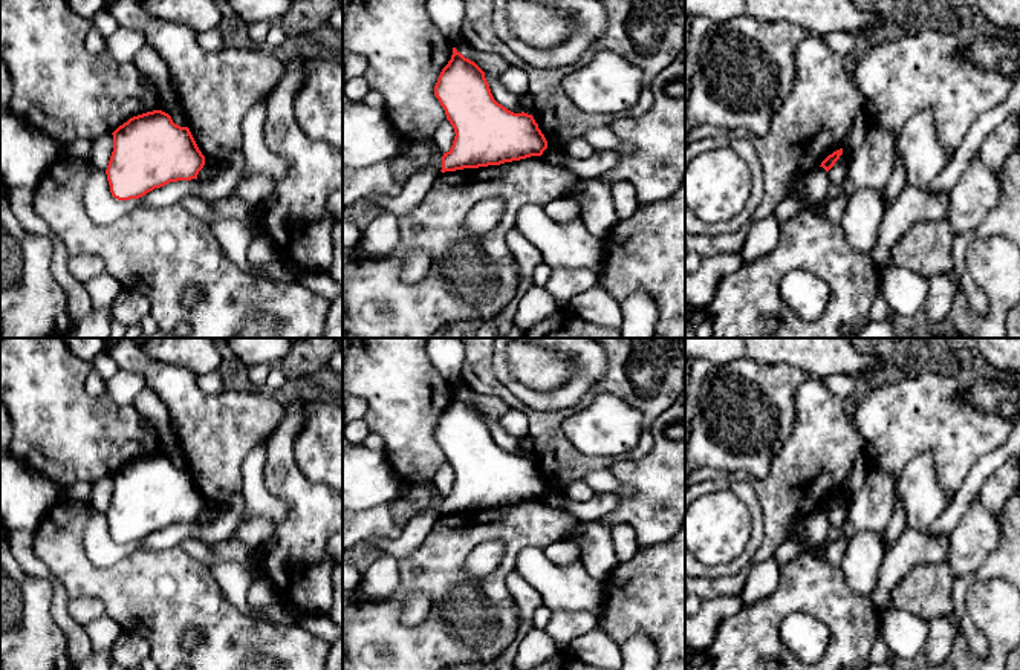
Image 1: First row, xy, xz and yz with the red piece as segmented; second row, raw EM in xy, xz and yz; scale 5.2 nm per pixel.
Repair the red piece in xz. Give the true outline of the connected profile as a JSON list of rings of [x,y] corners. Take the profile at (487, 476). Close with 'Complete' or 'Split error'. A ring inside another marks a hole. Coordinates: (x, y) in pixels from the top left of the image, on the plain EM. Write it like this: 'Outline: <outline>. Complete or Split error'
Outline: [[[456,390],[437,421],[434,437],[456,476],[451,491],[442,499],[442,516],[541,499],[547,491],[547,483],[534,459],[525,454],[514,456],[499,447],[491,436],[485,415]]]. Complete

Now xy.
Outline: [[[162,453],[133,459],[112,477],[113,494],[106,517],[110,535],[118,543],[139,542],[170,525],[197,522],[205,508],[205,499],[190,471],[174,467],[171,459]]]. Complete

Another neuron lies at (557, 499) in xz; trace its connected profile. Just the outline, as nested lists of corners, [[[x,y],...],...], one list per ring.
[[[547,489],[541,500],[551,506],[555,506],[555,508],[564,508],[566,503],[567,503],[567,497],[566,497],[566,493],[560,493],[560,491],[554,491],[554,489]]]

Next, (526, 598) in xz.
[[[511,572],[505,583],[517,606],[518,629],[505,652],[497,659],[485,662],[480,670],[514,670],[517,649],[534,627],[532,618],[535,610],[544,604],[541,595],[517,572]]]

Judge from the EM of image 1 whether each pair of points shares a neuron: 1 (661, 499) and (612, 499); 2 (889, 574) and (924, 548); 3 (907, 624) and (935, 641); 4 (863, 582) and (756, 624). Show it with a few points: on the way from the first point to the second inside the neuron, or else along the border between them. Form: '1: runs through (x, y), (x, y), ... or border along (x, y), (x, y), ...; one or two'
1: border along (620, 496), (620, 500), (601, 517); two
2: runs through (898, 565), (915, 548); one
3: border along (929, 621), (929, 638), (921, 653); two
4: border along (838, 566), (846, 583), (854, 591), (867, 597); two

